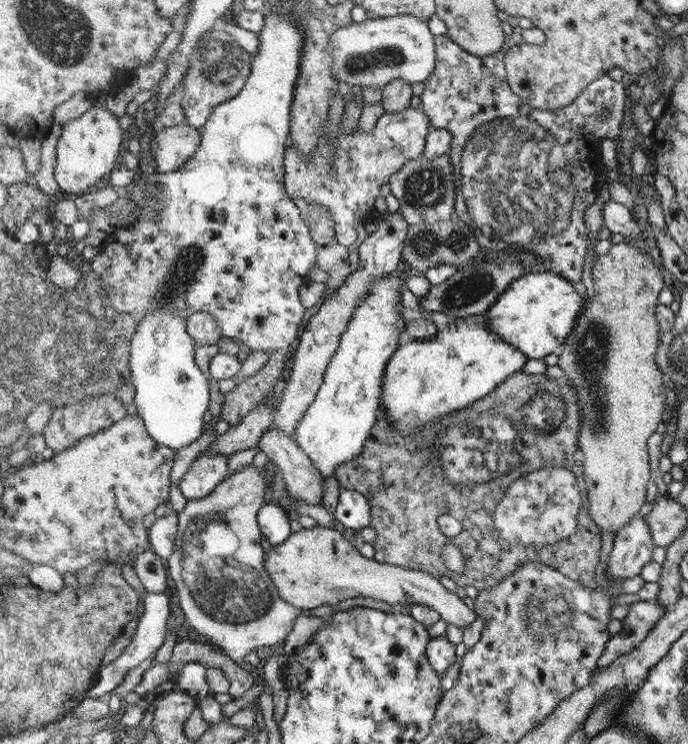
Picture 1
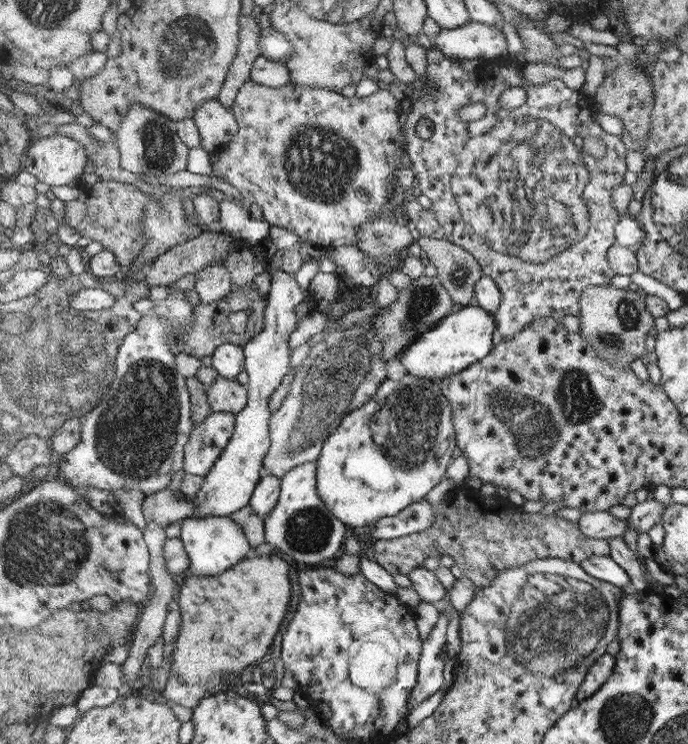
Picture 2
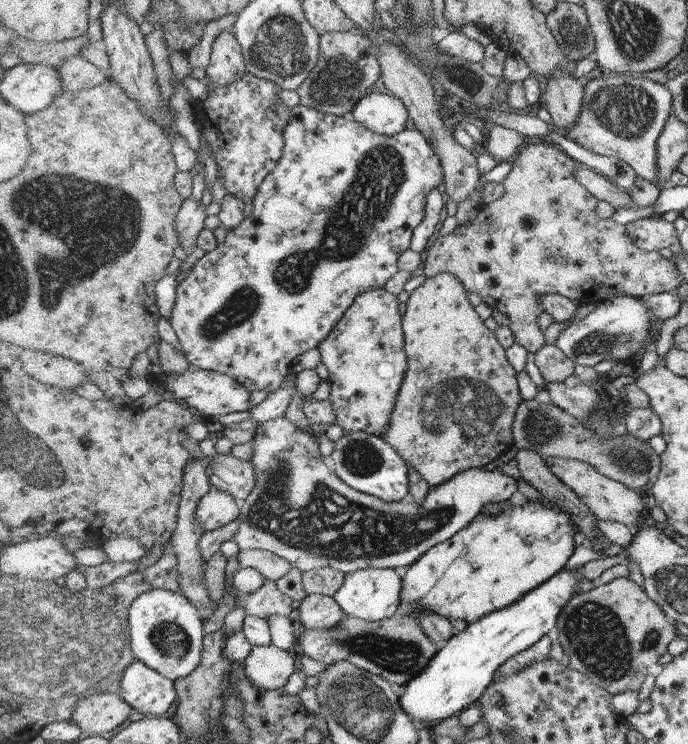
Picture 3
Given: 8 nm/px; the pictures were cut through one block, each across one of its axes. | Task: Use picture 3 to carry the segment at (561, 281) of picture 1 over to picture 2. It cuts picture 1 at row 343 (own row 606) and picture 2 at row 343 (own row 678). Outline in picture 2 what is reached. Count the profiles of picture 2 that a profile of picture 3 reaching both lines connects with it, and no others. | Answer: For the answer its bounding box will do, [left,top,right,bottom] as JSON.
[399,304,497,381]

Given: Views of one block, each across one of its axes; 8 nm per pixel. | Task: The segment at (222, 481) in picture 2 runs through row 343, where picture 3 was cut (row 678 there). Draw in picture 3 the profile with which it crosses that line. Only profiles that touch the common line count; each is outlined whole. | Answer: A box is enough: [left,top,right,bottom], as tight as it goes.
[243,643,298,690]

